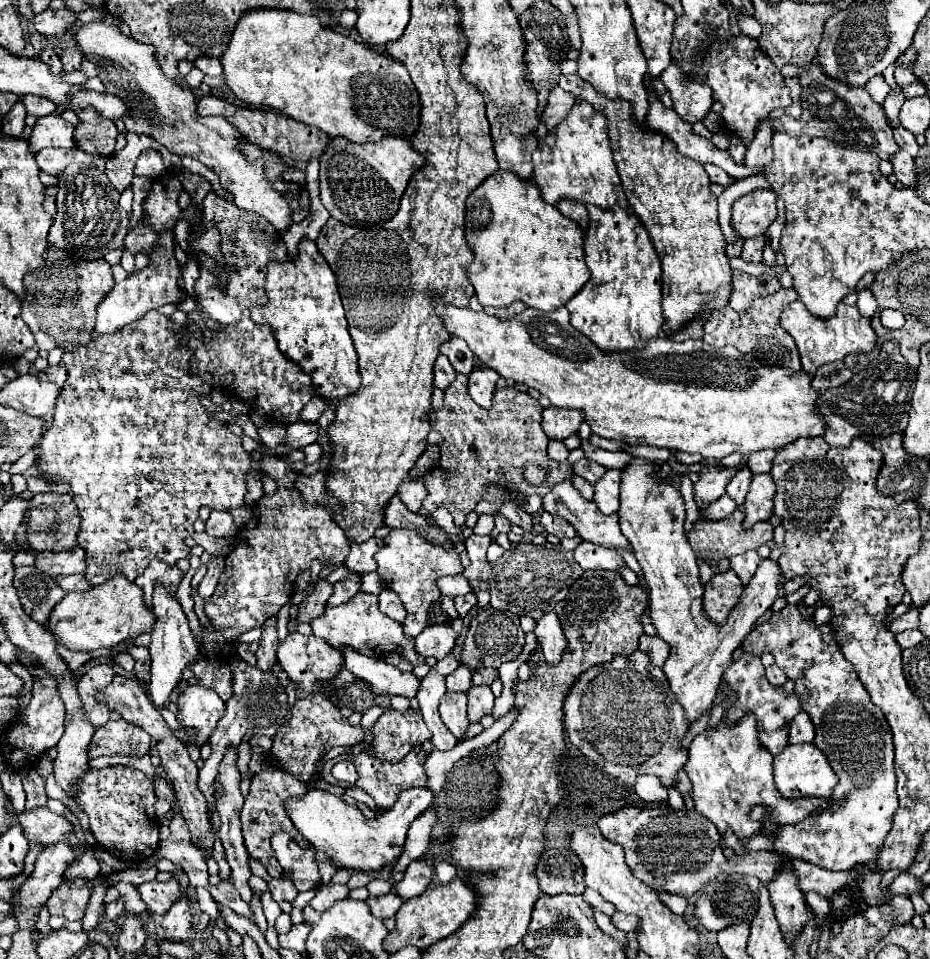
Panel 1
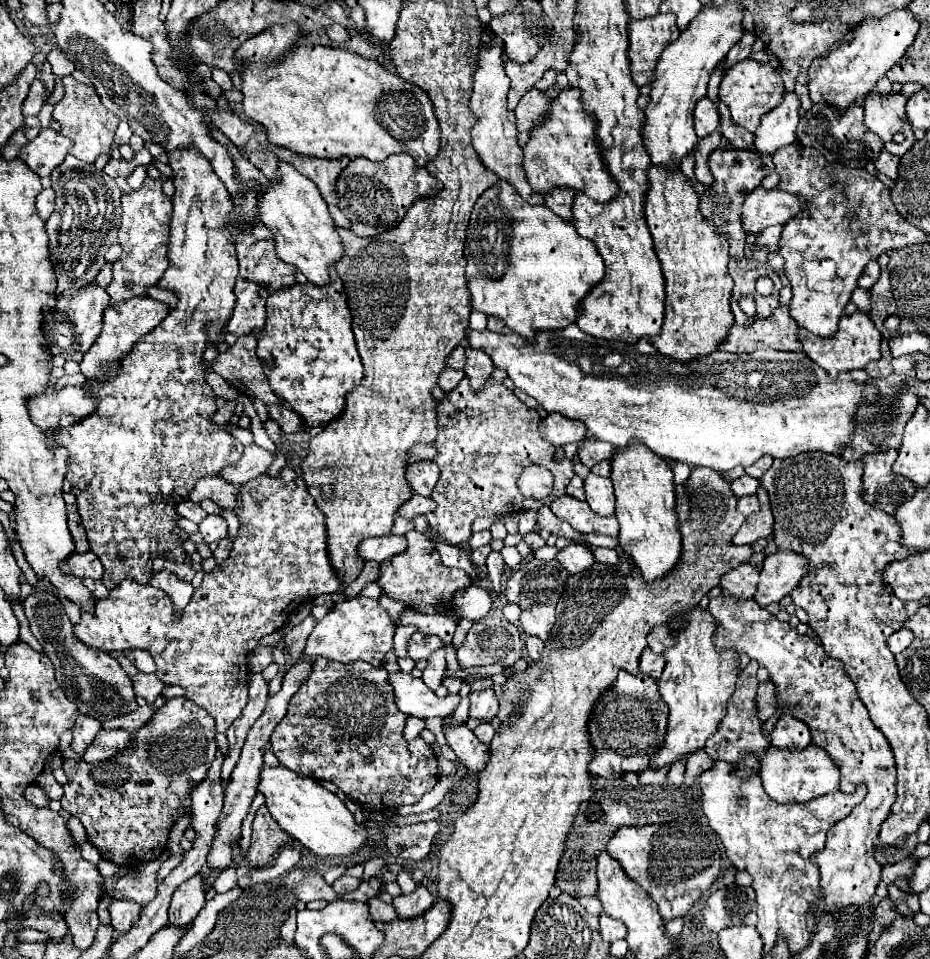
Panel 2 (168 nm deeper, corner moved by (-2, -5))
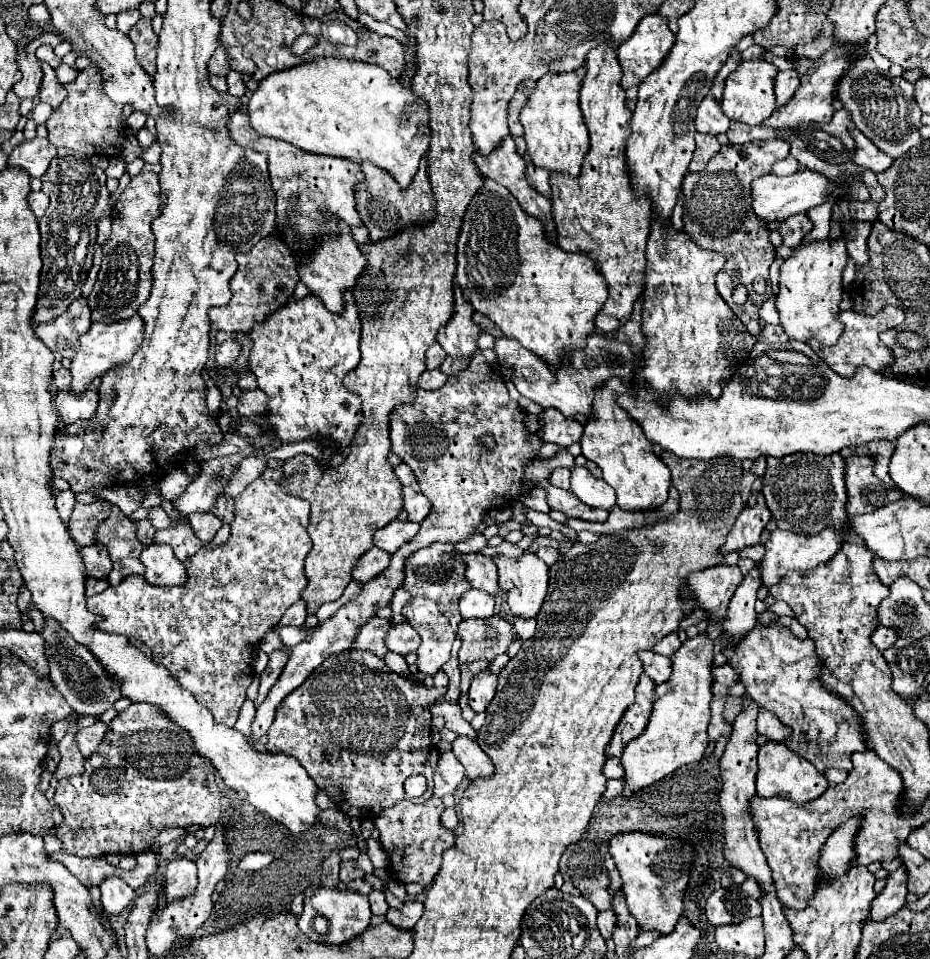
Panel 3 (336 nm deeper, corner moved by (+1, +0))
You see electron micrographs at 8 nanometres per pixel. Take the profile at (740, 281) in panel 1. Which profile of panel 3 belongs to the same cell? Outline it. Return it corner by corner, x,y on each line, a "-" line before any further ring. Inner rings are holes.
759,140
743,146
727,144
721,146
721,150
707,162
703,172
699,174
689,172
681,186
685,198
683,206
685,232
701,248
717,250
727,258
725,268
717,274
717,290
753,336
757,336
761,330
759,306
767,298
767,294
757,294
751,284
757,276
769,280
769,266
775,260
775,248
769,242
769,232
765,222
761,222
761,218
753,214
751,182
757,176
769,174
771,166
777,160
783,160
785,156
789,156
789,142
783,140
765,140
765,142
-
737,284
745,284
749,288
749,300
743,306
737,306
731,300
731,292

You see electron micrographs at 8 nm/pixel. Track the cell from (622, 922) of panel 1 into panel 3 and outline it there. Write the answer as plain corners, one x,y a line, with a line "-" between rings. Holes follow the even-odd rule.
613,910
599,912
597,928
599,928
601,936
603,936
605,940
609,940
609,938
611,938
611,934
613,934
613,930
615,930
615,912
613,912

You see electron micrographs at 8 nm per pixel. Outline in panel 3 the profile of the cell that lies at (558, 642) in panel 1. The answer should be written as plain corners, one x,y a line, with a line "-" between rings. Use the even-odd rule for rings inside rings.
525,552
521,560
495,558
499,568
499,586
507,590
507,604
513,616
537,618
547,596
547,566
537,554

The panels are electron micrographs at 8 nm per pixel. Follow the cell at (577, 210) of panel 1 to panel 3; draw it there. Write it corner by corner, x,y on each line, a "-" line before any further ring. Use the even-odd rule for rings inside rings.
529,164
529,166
527,166
527,178
529,178
529,184
531,184
537,192
545,194
545,198
551,200
551,184
549,184
551,172
549,172
549,170
543,170
543,168
537,168
537,166

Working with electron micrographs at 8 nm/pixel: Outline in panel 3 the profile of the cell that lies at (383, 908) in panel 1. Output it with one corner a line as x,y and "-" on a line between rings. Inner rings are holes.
373,890
369,894
369,904
371,904
373,914
385,914
389,910
389,904
385,902
385,896
383,896
381,890

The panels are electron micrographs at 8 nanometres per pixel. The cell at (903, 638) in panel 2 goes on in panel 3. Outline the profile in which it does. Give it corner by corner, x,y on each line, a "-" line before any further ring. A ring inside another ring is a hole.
885,626
875,628
875,632
873,632
873,636
871,636
873,644
875,644
879,650
887,650
887,648
891,648
893,642
895,642
897,638
899,638
897,630
893,630
893,628
885,628

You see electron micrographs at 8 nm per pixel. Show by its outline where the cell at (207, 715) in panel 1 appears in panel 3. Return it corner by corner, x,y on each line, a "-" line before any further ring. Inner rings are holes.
131,704
109,722
109,732
99,744
97,752
85,760
85,770
79,776
59,780
55,792
55,804
61,806
63,822
57,826
57,836
63,840
65,852
79,858
123,854
135,856
151,850
155,836
175,826
213,826
221,814
221,792
215,782
215,770
211,762
205,762
193,750
193,738
181,730
175,722
169,722
157,706

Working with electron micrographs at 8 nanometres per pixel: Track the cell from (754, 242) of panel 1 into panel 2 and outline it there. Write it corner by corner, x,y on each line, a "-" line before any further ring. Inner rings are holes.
780,225
768,227
768,229
764,229
764,231
758,235
756,243
758,243
758,245
768,245
770,253
776,253
776,251
780,249
780,247
778,247
778,241
780,241
780,233
782,233
782,227
780,227

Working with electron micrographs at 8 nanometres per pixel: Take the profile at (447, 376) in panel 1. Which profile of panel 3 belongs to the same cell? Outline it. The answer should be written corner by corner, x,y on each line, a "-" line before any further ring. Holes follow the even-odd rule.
447,356
439,370
441,370
445,376
457,376
461,370
465,370
467,364
469,364
469,360
461,360
461,358
451,358
451,356

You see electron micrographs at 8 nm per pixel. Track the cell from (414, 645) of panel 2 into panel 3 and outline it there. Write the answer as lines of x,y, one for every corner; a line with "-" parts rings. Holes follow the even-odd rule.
407,622
393,626
387,632
385,642
391,652
397,652
401,656
407,656
409,652
417,652
417,646
421,646
421,638
417,638
417,632
413,630
413,626
407,626

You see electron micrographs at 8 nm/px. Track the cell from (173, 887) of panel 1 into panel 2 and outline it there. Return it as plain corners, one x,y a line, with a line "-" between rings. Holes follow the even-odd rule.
159,860
148,861
138,867
138,873
134,877
108,877
102,883
102,891
112,899
132,899
144,905
152,901
152,895
156,895
156,875
160,866

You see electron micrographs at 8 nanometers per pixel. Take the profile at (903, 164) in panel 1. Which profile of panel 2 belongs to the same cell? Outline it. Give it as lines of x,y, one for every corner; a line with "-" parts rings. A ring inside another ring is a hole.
882,149
880,155
878,155
878,159
874,159
874,167
876,167
880,173
884,173
888,179
896,179
898,163
900,163
900,157
890,155
886,149

